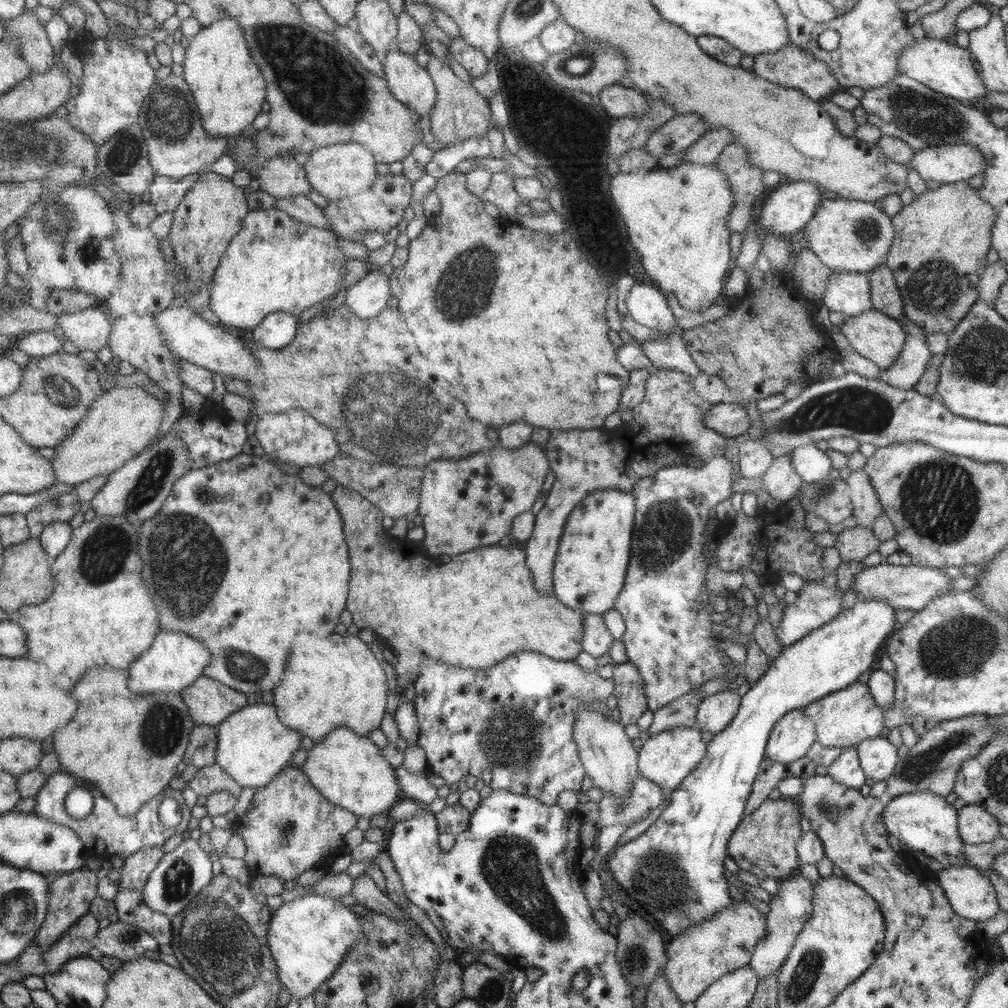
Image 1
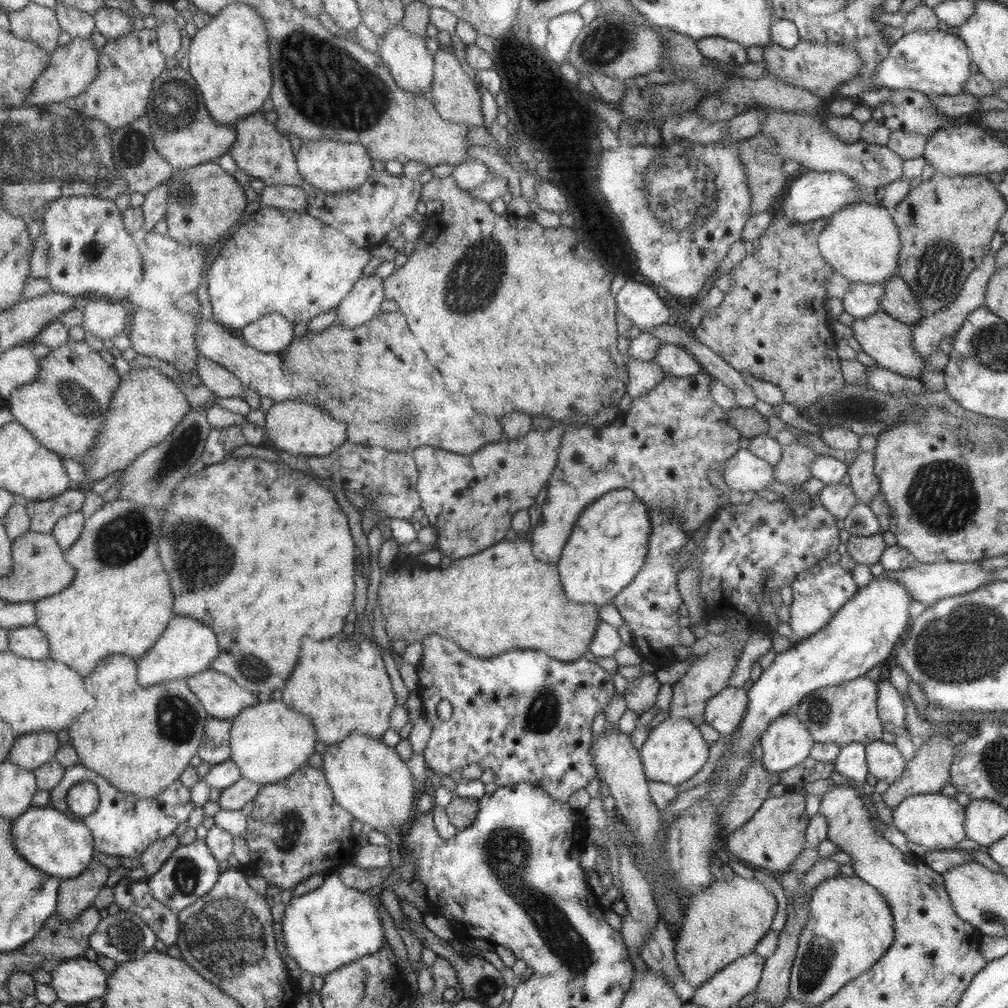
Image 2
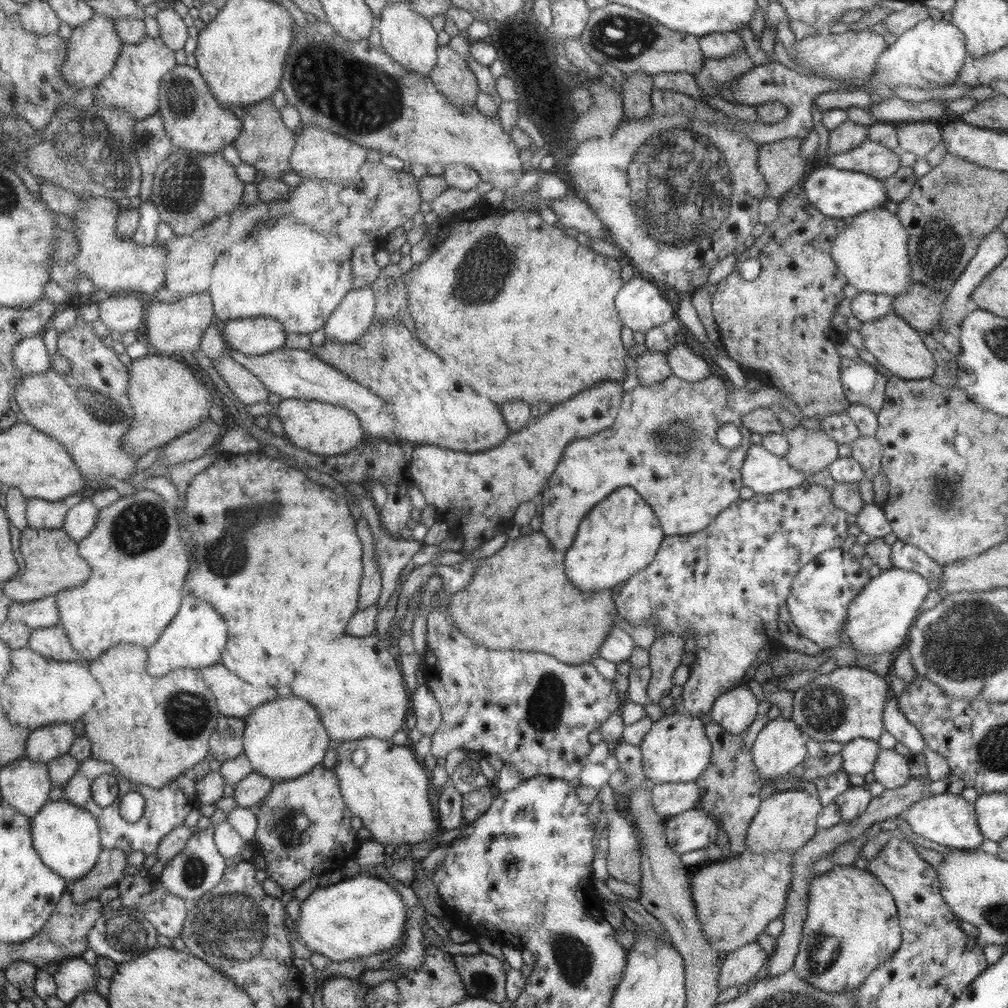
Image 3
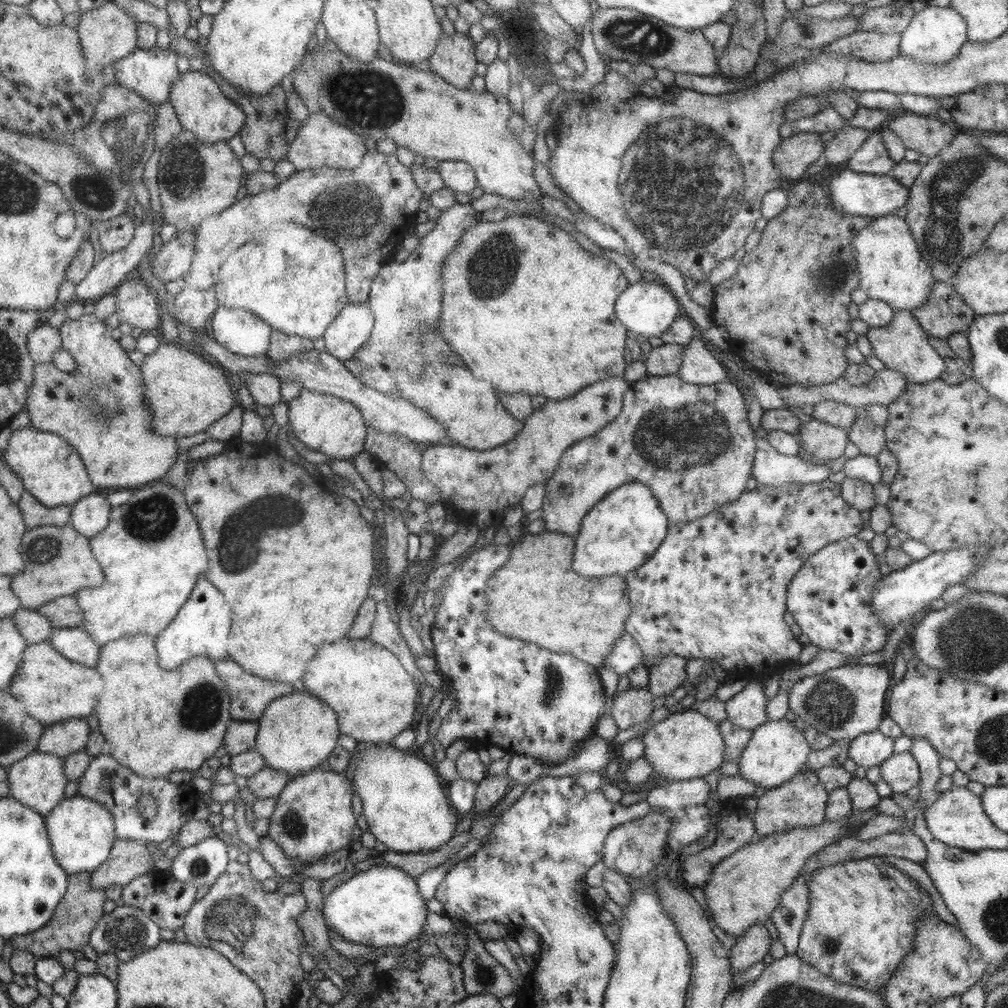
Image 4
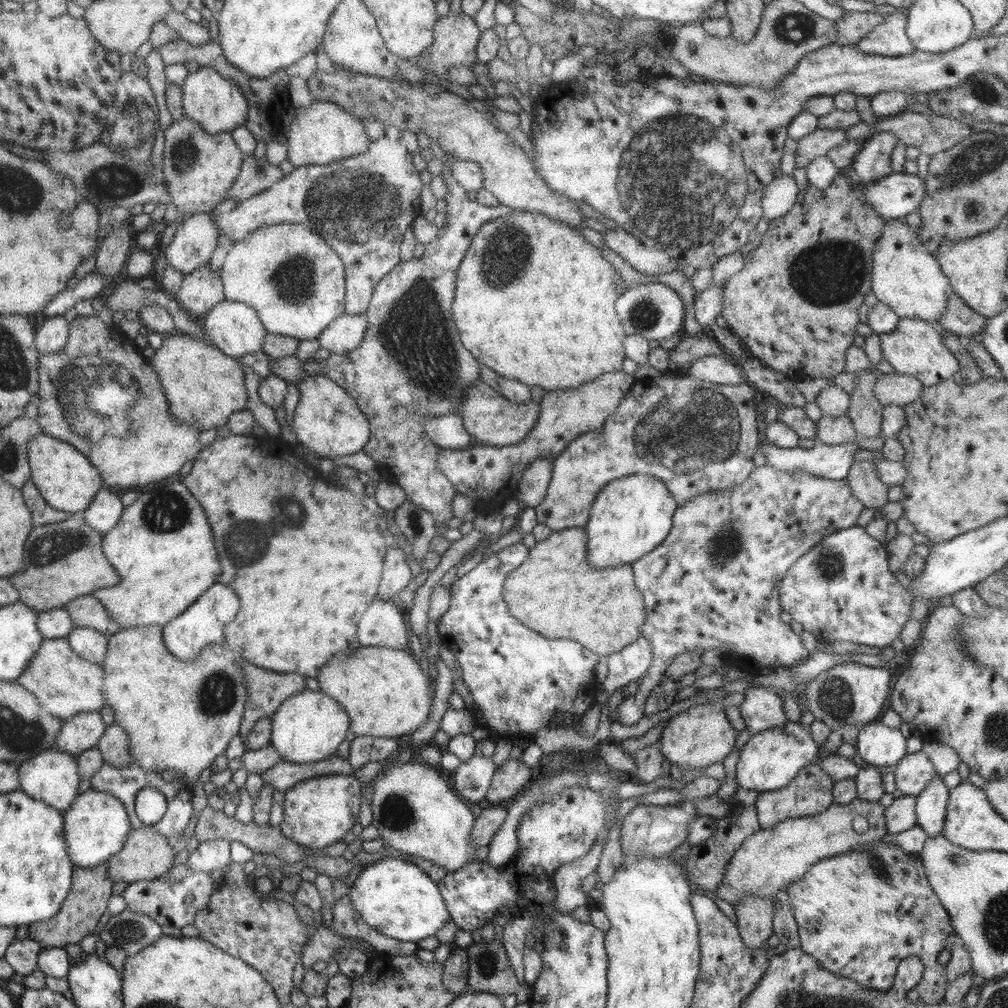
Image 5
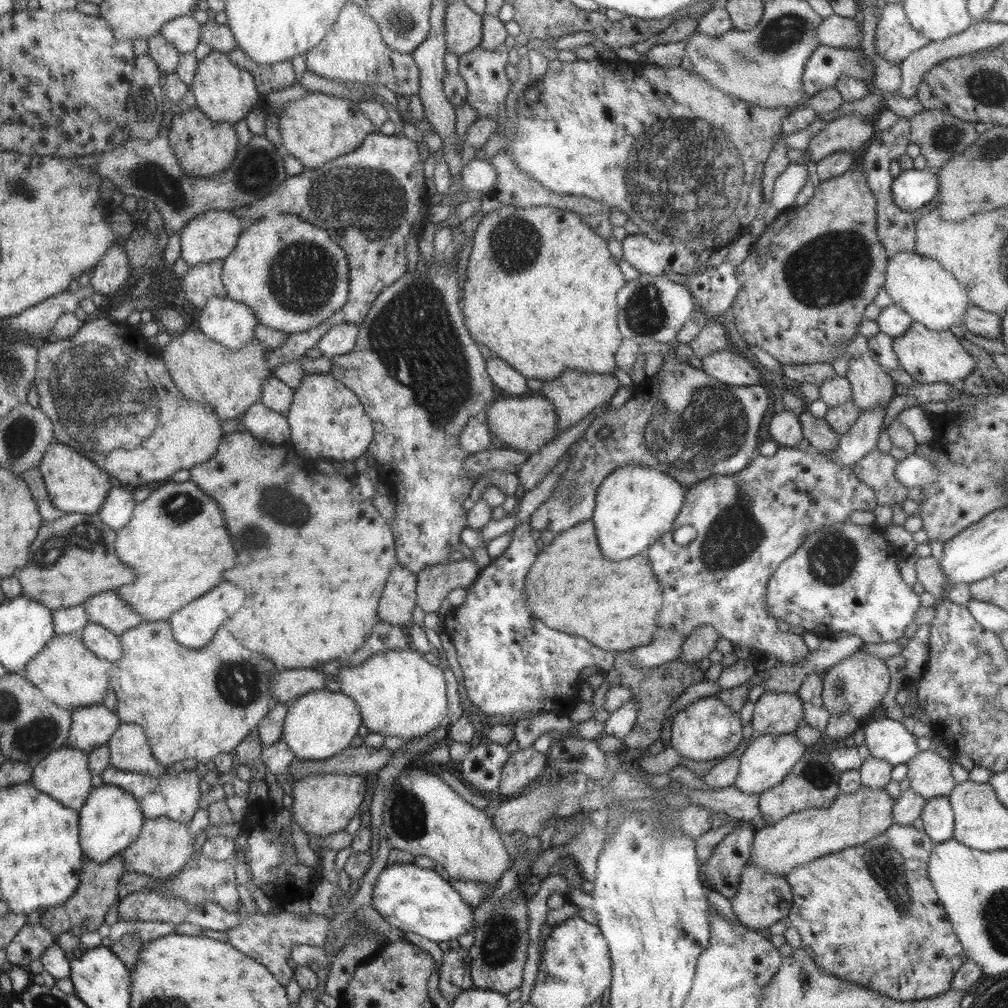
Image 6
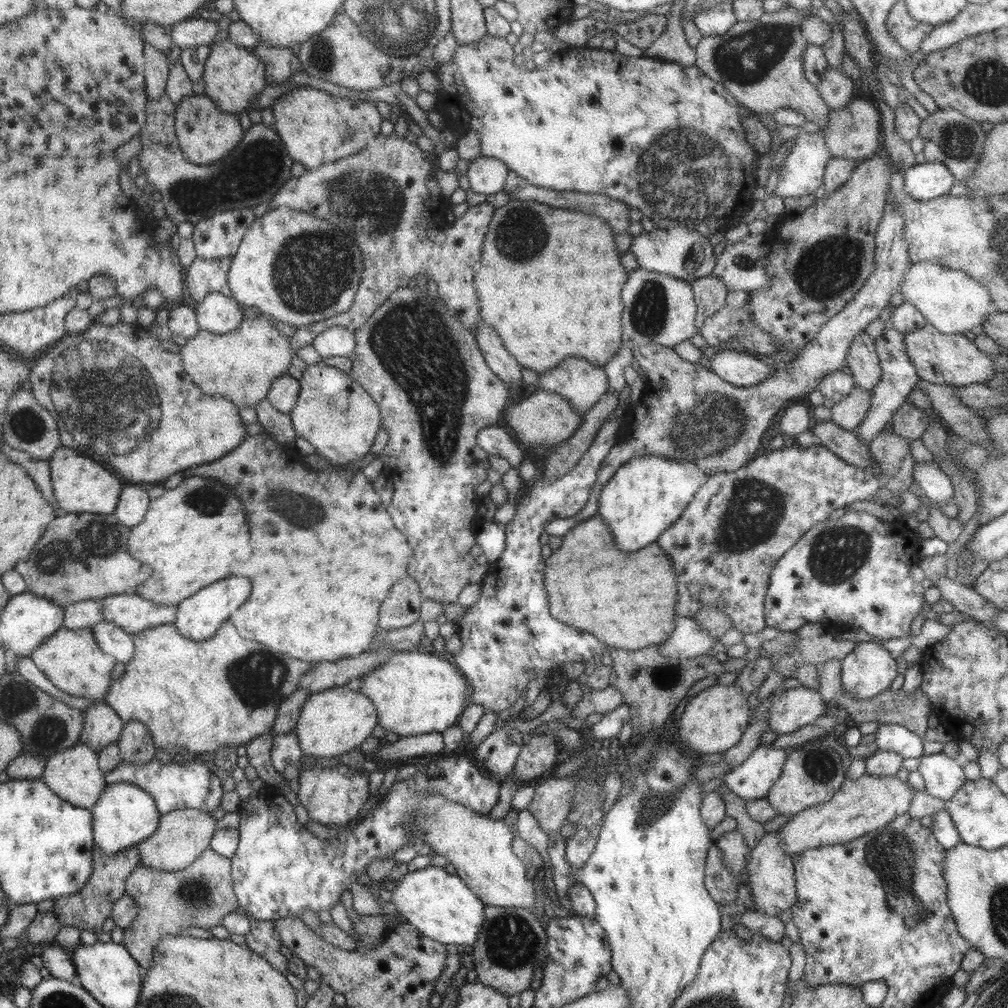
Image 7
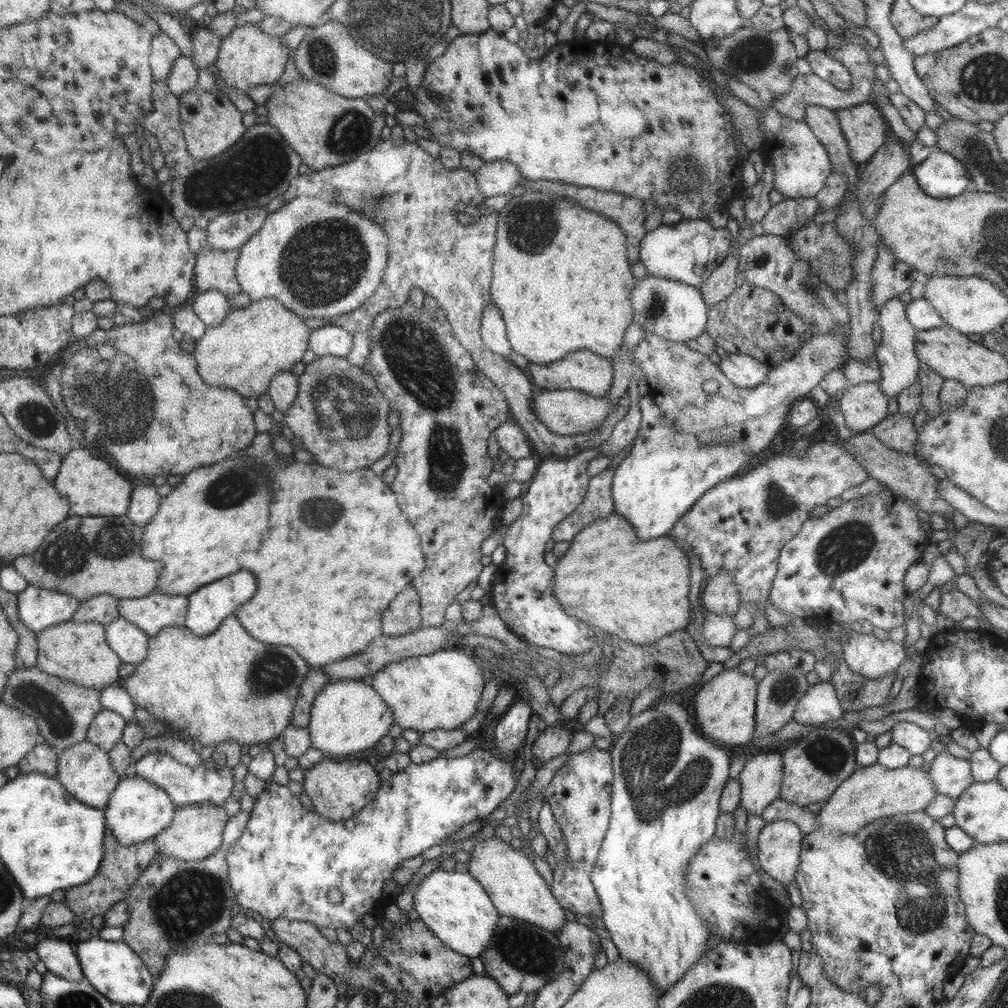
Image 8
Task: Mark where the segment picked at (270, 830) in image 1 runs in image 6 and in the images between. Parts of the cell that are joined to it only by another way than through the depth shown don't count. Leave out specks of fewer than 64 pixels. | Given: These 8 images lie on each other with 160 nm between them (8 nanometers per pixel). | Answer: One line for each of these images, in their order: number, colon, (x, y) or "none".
2: (297, 828)
3: (303, 827)
4: (312, 818)
5: (317, 812)
6: (324, 803)

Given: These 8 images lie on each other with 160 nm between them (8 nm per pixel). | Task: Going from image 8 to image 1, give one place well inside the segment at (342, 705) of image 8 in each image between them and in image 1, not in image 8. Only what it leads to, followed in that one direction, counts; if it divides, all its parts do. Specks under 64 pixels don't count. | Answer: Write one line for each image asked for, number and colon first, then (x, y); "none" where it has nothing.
1: (254, 745)
2: (268, 742)
3: (284, 739)
4: (298, 731)
5: (308, 727)
6: (318, 725)
7: (332, 722)

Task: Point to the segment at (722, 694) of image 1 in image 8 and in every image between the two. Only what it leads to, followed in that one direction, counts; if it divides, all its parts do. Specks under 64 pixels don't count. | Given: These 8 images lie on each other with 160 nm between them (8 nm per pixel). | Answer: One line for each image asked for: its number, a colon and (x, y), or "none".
2: (723, 712)
3: (735, 710)
4: (747, 709)
5: (762, 709)
6: (775, 713)
7: (794, 708)
8: (820, 704)

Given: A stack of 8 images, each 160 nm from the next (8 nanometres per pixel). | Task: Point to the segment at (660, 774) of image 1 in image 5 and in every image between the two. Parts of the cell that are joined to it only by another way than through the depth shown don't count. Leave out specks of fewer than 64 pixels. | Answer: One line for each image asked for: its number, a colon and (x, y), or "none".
2: (675, 750)
3: (676, 749)
4: (686, 745)
5: (702, 735)

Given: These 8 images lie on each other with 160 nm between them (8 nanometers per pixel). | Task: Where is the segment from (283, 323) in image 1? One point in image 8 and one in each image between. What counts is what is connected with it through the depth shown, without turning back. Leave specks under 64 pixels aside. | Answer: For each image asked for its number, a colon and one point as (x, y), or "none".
2: (274, 333)
3: (258, 336)
4: (240, 331)
5: (235, 328)
6: (230, 322)
7: (217, 313)
8: (212, 307)

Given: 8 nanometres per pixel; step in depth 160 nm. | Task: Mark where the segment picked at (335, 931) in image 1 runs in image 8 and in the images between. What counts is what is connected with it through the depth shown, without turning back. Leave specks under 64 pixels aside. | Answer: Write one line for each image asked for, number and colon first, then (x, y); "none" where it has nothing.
2: (324, 929)
3: (359, 916)
4: (381, 906)
5: (397, 898)
6: (414, 899)
7: (441, 905)
8: (454, 905)

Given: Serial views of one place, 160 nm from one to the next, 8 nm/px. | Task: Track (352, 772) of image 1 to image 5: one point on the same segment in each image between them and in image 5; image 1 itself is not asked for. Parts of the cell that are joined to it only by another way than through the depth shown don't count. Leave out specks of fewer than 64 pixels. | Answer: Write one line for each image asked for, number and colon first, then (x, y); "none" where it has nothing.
2: (369, 780)
3: (389, 792)
4: (405, 809)
5: (414, 810)

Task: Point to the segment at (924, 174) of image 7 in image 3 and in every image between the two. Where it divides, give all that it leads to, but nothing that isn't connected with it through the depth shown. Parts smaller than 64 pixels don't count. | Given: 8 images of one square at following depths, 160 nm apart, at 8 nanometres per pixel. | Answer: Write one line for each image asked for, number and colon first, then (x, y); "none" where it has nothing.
3: (840, 194)
4: (858, 194)
5: (894, 197)
6: (912, 189)

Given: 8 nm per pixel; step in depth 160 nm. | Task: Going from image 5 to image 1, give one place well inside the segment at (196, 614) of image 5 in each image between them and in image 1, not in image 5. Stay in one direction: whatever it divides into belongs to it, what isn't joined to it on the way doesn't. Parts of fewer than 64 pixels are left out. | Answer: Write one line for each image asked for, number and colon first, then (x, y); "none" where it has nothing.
1: (174, 661)
2: (188, 647)
3: (197, 638)
4: (202, 628)

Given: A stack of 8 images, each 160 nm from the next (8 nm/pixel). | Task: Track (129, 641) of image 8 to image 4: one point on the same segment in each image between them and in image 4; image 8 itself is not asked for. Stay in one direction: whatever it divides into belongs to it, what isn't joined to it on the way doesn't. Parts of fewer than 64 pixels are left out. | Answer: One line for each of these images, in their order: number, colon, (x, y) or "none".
4: (76, 644)
5: (92, 645)
6: (104, 643)
7: (113, 640)

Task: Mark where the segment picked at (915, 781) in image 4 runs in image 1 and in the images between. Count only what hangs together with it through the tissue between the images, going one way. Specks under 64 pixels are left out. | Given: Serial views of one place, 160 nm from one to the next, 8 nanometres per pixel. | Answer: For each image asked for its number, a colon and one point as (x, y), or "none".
1: (878, 757)
2: (885, 762)
3: (891, 769)

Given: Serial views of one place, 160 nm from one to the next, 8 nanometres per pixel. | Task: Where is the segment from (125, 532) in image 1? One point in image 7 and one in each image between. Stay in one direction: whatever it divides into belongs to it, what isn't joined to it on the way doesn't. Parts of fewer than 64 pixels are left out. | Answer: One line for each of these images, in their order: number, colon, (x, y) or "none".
2: (120, 603)
3: (137, 551)
4: (152, 552)
5: (163, 547)
6: (178, 542)
7: (192, 533)

